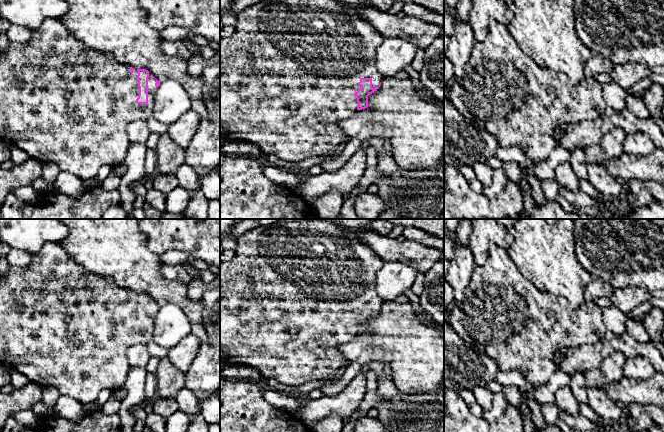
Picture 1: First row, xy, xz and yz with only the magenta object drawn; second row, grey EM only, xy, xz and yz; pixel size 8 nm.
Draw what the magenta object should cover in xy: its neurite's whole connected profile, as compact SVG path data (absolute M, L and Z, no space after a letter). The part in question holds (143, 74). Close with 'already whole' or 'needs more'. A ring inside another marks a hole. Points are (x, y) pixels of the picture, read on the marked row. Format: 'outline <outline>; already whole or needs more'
outline M46 19L37 29L31 31L27 42L11 42L5 50L0 50L0 140L12 143L42 164L54 163L61 171L67 171L83 181L95 178L102 166L115 167L123 163L131 145L127 126L133 121L147 121L152 117L155 94L159 86L160 82L148 70L133 69L118 62L110 53L90 49L73 36L61 20Z; needs more

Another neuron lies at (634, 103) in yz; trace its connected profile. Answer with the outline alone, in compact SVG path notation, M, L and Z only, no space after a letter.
M641 94L628 95L626 99L626 109L639 119L647 119L651 117Z

